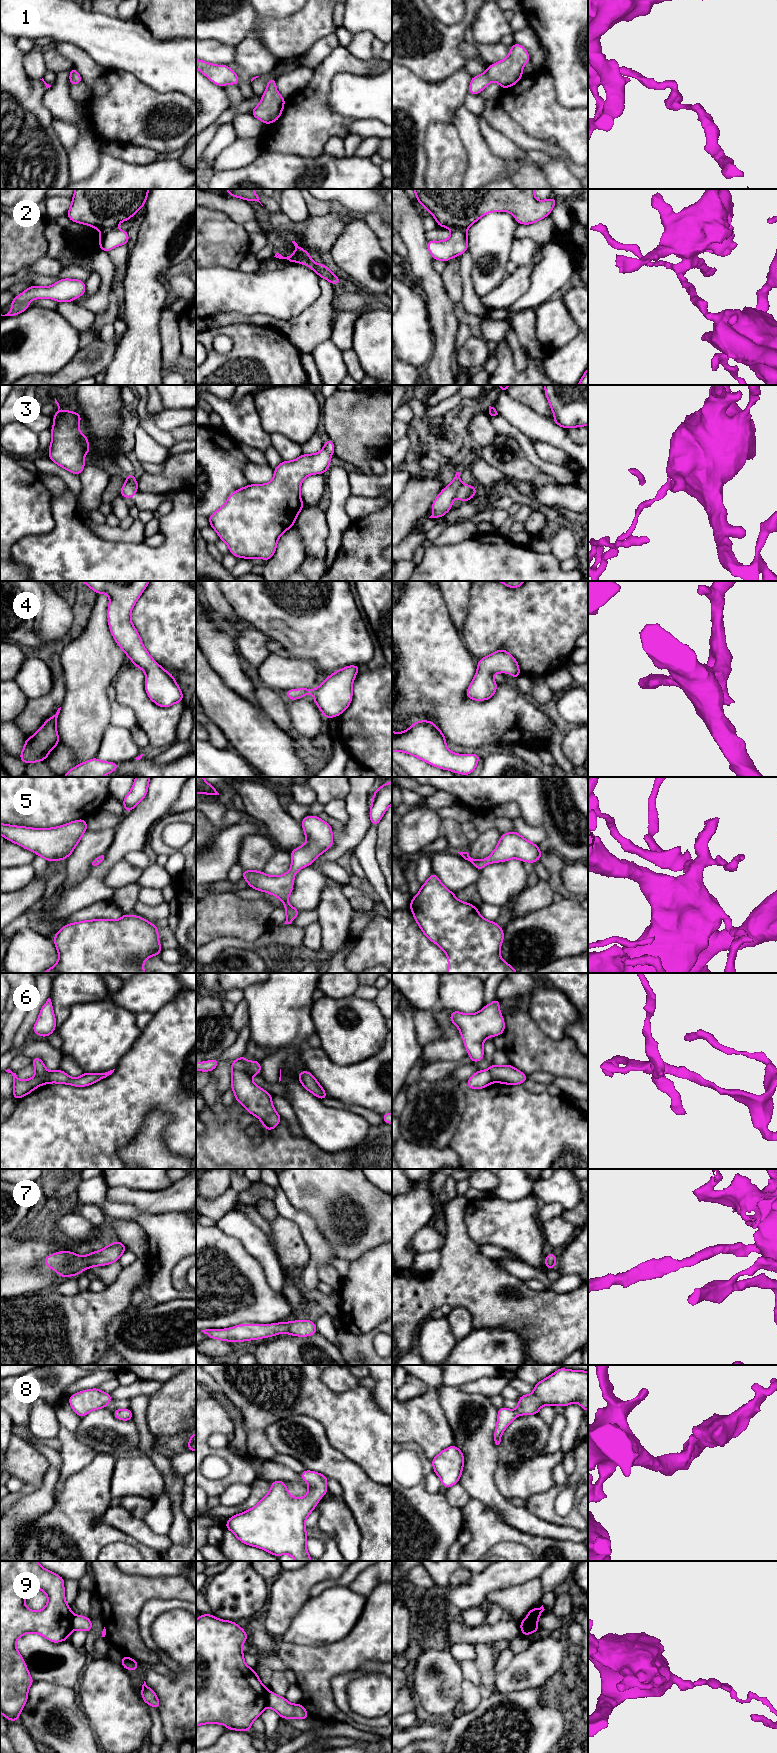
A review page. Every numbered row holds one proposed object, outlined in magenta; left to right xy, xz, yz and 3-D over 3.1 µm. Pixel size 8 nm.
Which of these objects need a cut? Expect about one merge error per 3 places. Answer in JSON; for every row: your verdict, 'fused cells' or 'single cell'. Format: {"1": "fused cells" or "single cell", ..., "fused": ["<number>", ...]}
{"1": "single cell", "2": "fused cells", "3": "fused cells", "4": "single cell", "5": "single cell", "6": "fused cells", "7": "single cell", "8": "single cell", "9": "fused cells", "fused": ["2", "3", "6", "9"]}

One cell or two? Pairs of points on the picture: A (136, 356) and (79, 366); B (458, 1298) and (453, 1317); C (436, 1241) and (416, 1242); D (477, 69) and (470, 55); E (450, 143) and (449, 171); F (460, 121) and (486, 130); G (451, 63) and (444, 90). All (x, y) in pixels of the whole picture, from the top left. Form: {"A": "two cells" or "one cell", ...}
{"A": "two cells", "B": "two cells", "C": "one cell", "D": "one cell", "E": "one cell", "F": "two cells", "G": "two cells"}

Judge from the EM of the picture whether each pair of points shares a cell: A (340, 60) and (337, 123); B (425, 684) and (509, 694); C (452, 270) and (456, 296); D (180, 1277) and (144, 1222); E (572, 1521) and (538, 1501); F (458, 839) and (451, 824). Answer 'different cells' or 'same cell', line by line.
A: same cell
B: same cell
C: same cell
D: different cells
E: same cell
F: same cell

